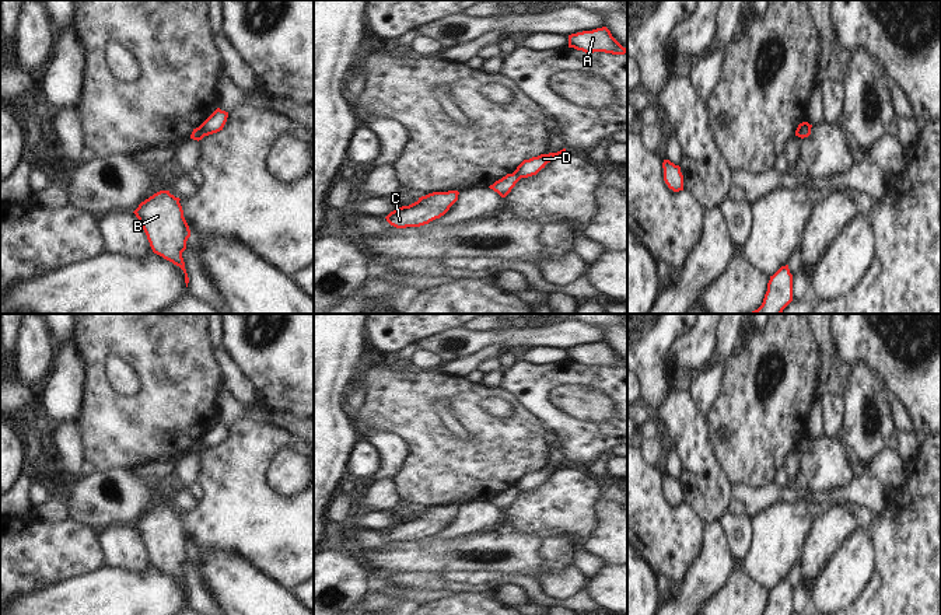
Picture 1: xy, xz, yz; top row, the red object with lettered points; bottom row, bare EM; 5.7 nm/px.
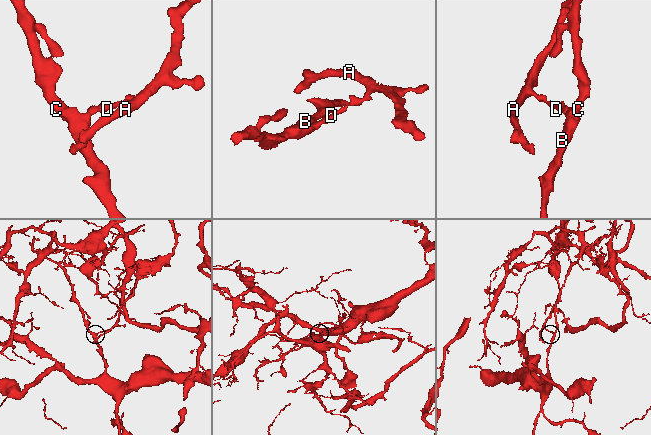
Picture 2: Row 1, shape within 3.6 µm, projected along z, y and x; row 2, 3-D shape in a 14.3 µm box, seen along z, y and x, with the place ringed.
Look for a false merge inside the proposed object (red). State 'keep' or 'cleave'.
cleave

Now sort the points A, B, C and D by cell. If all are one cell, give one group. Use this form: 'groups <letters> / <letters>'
groups A D / B C

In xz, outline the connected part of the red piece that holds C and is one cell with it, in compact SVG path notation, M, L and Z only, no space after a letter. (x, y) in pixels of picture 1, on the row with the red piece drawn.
M458 191L433 192L409 206L398 207L385 219L396 228L420 227L444 216L458 200L458 195Z

